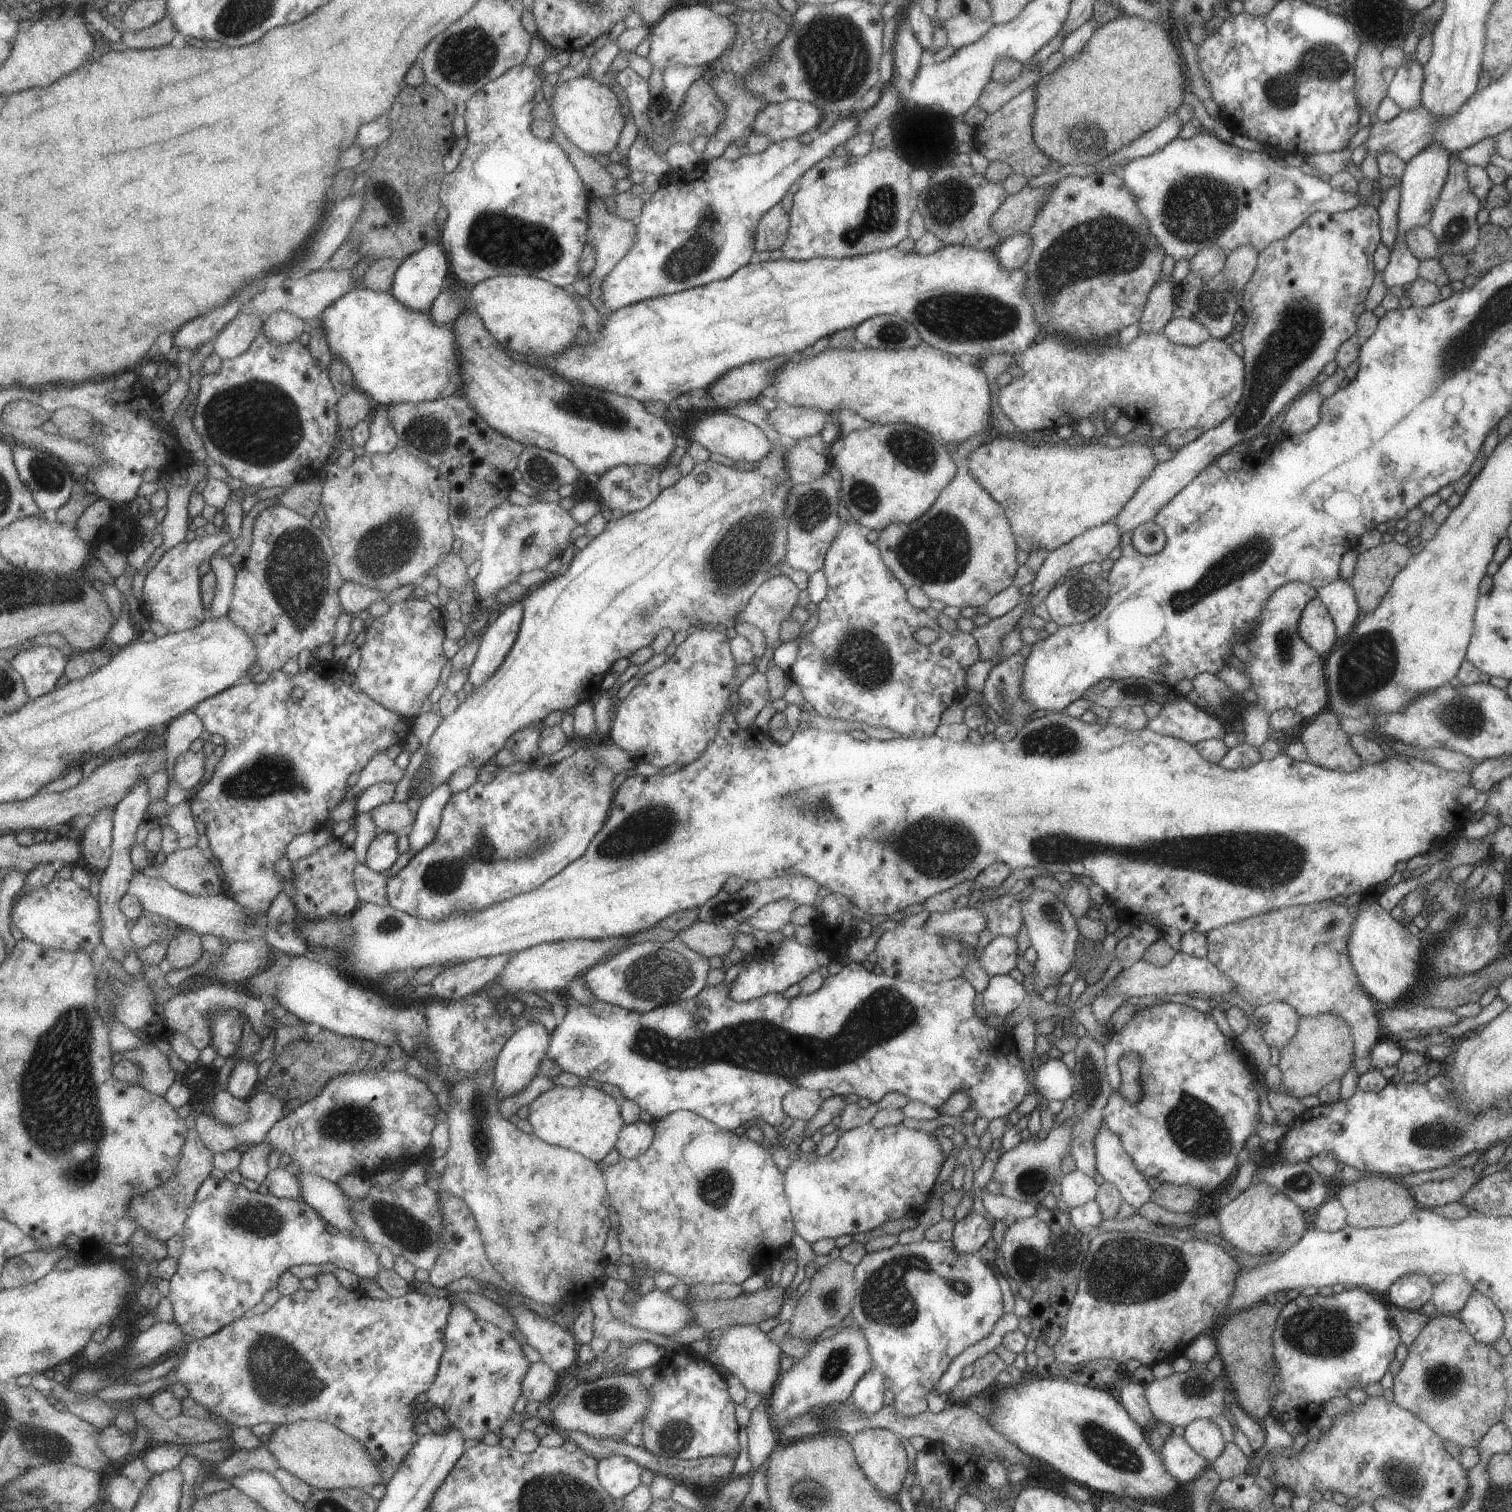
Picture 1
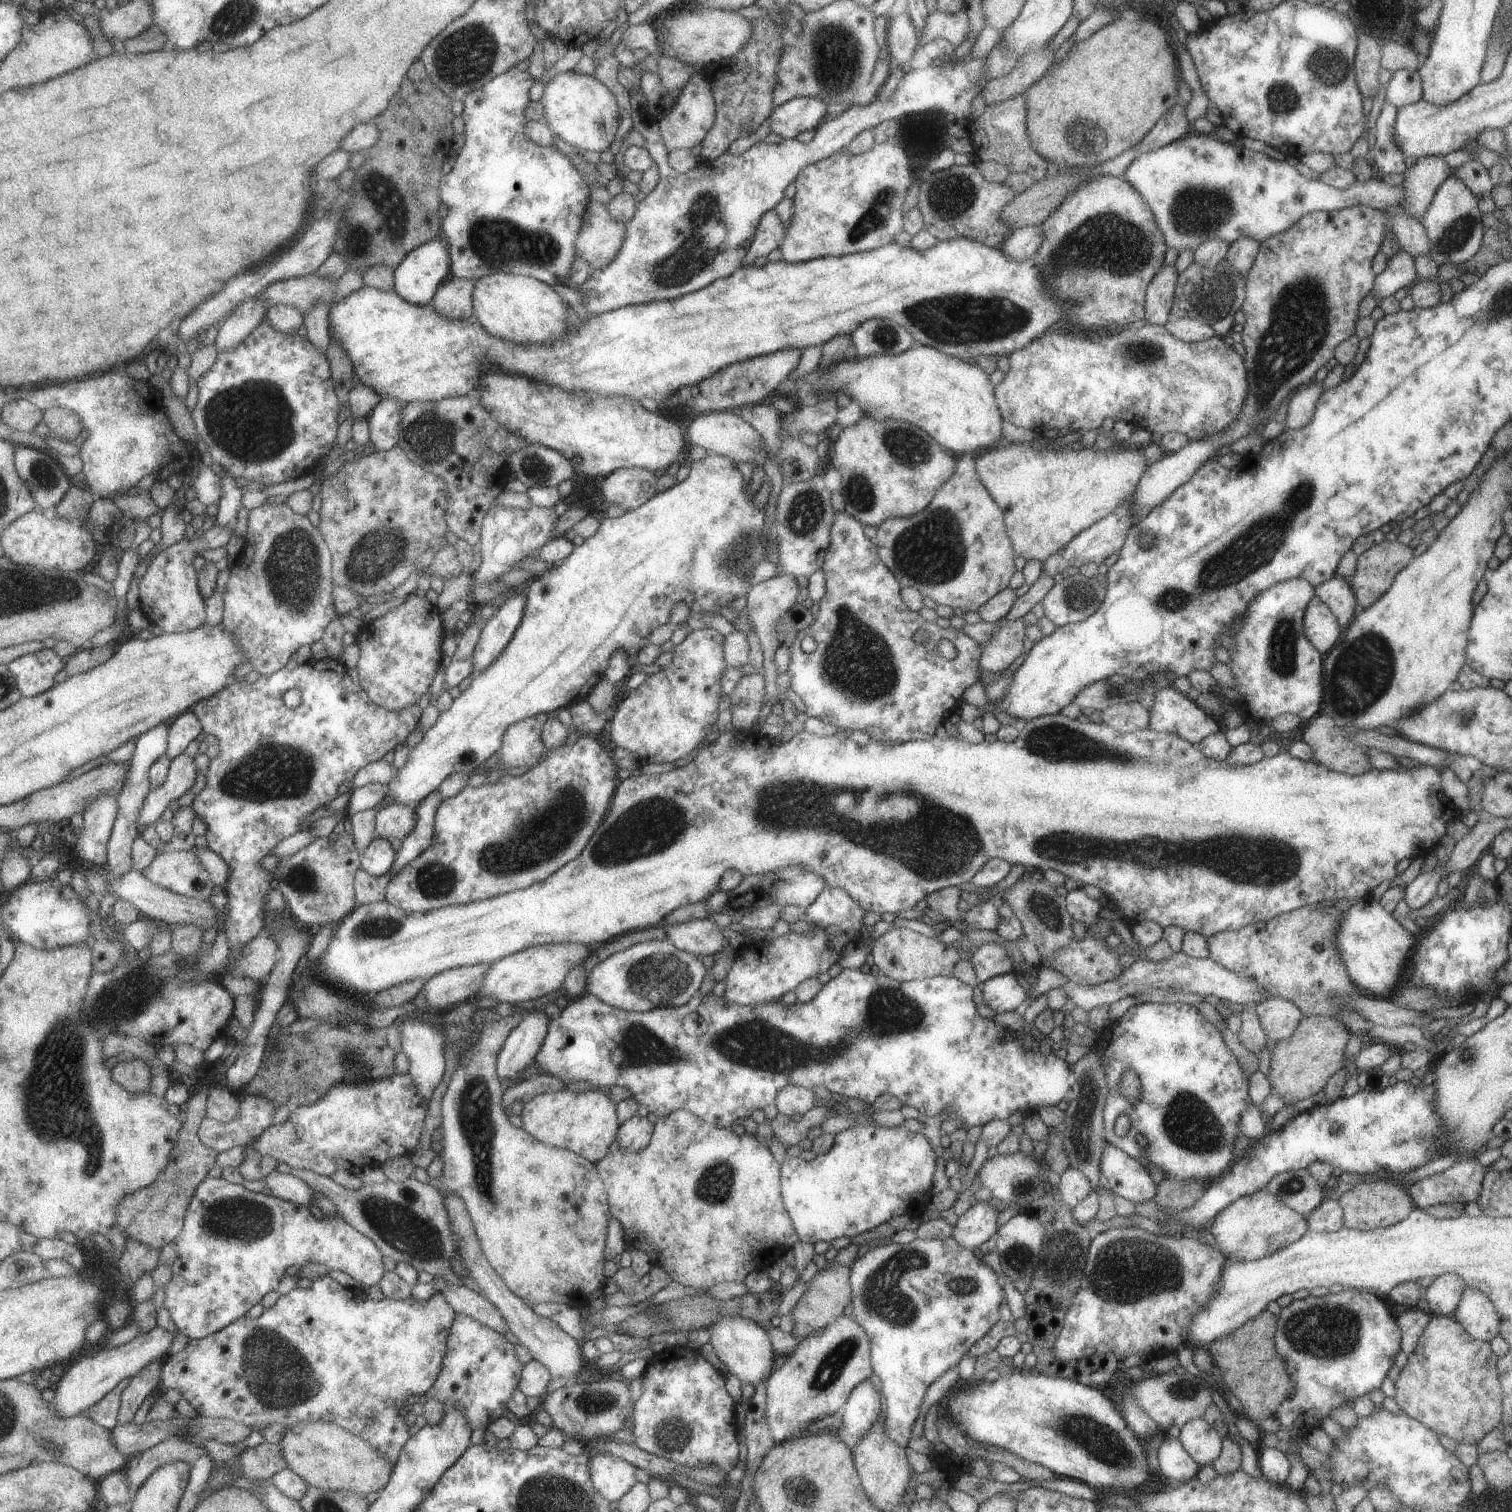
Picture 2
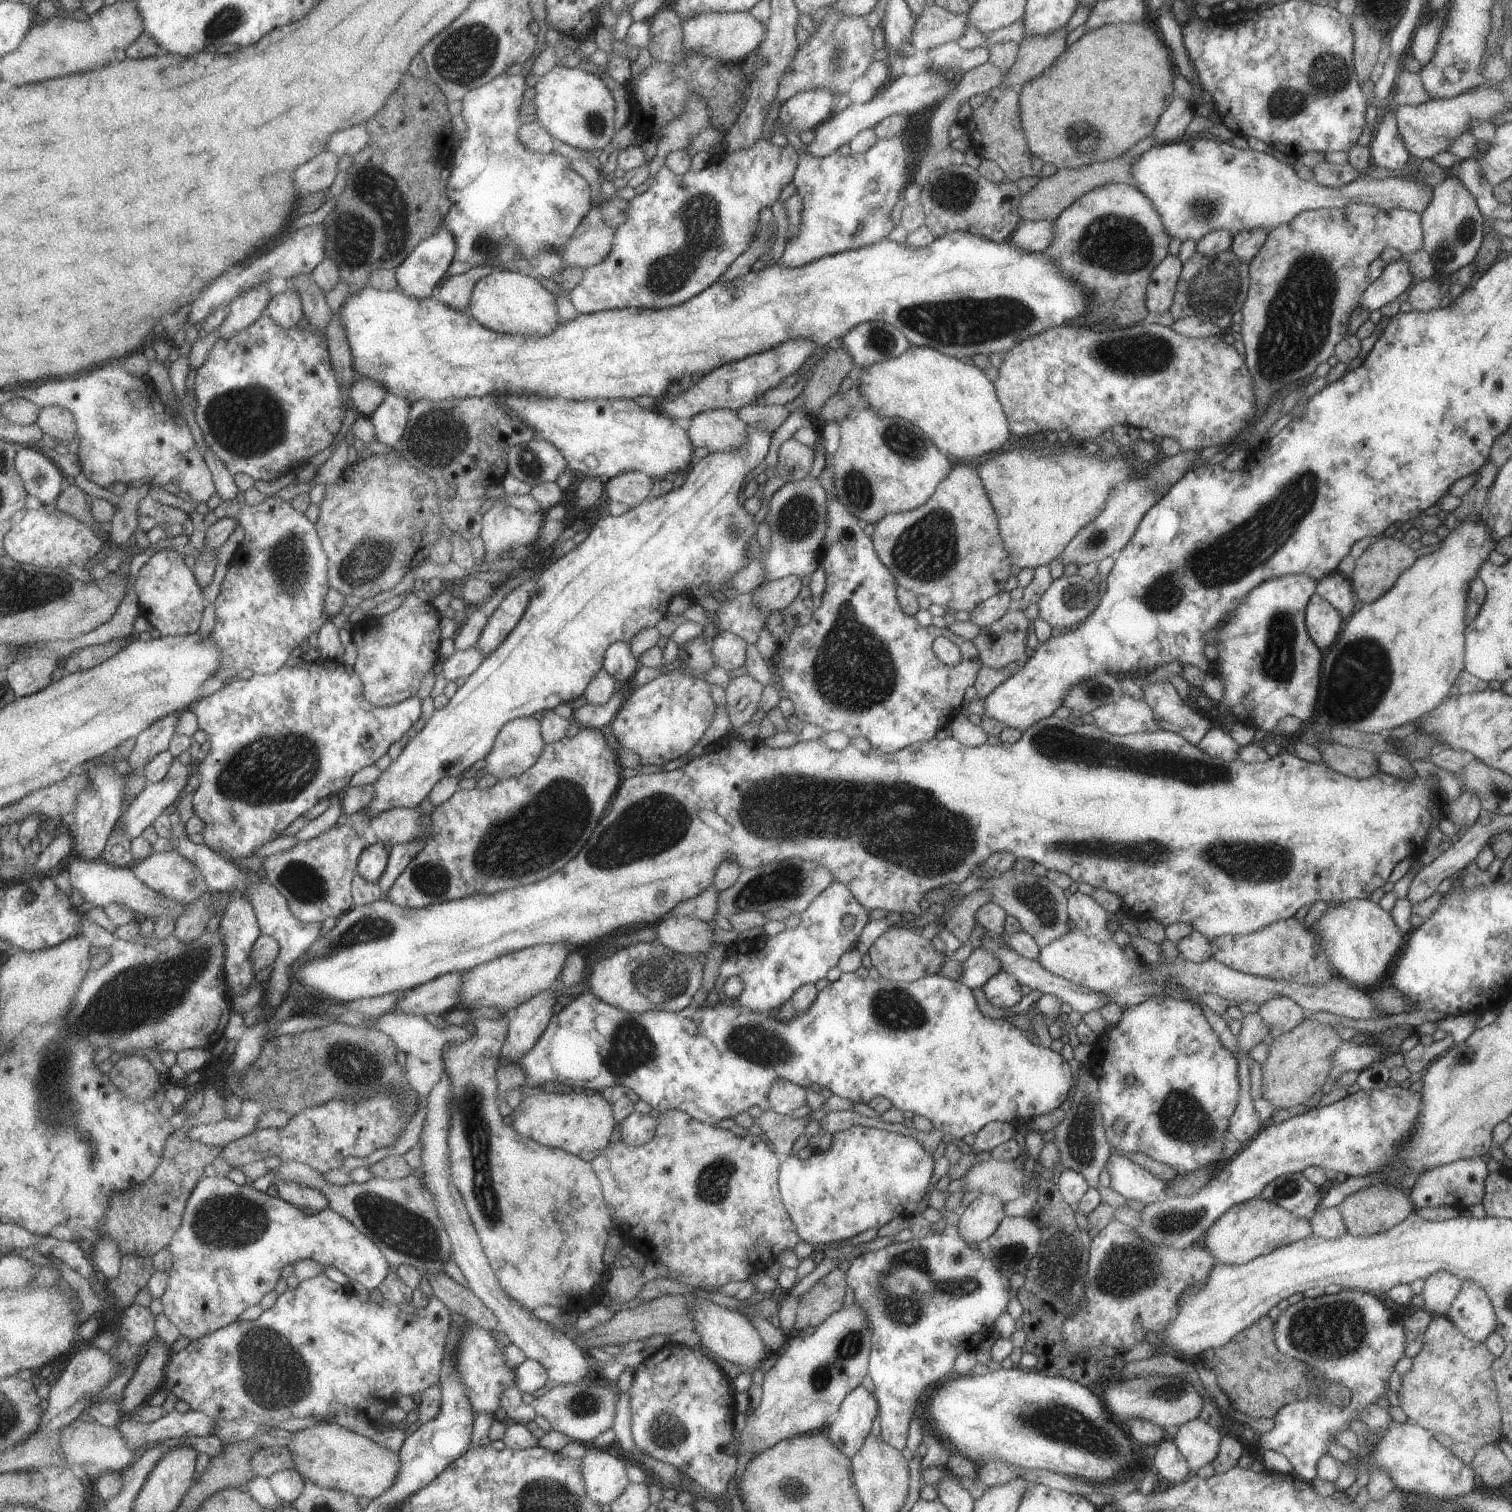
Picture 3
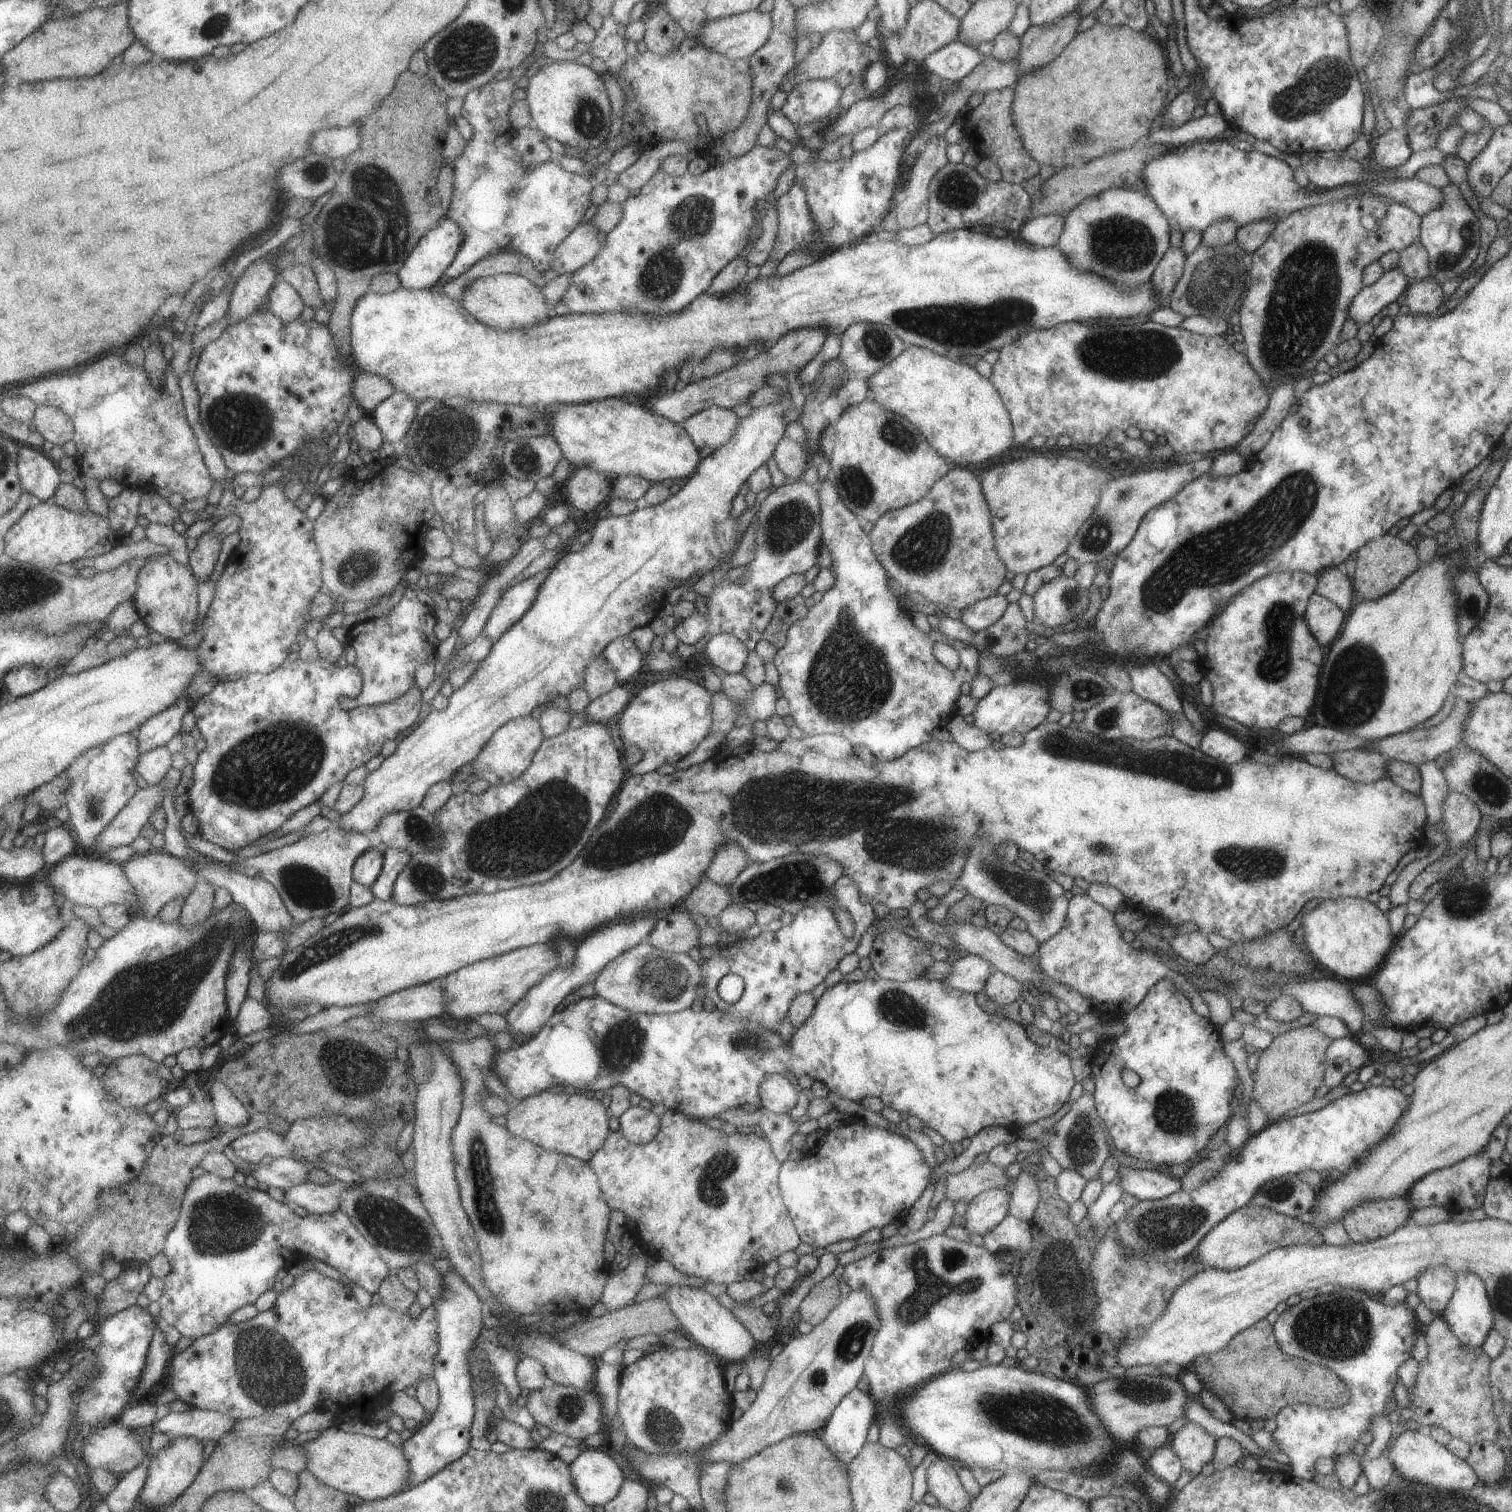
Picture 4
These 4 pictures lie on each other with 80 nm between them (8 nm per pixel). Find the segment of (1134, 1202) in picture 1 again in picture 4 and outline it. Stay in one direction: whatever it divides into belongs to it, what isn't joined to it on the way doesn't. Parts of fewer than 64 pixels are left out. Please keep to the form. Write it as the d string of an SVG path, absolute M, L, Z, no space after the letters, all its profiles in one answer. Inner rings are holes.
M1119 1167L1121 1190L1134 1196L1138 1201L1153 1201L1166 1198L1181 1190L1179 1178L1172 1174L1158 1172L1157 1169Z

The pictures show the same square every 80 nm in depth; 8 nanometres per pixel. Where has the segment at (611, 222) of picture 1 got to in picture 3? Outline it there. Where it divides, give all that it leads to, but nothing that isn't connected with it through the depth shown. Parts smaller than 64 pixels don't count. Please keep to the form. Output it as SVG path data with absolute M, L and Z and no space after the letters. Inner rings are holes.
M595 203L569 236L568 245L561 254L563 268L577 266L585 269L599 264L611 250L613 232L614 228L603 224L599 203Z

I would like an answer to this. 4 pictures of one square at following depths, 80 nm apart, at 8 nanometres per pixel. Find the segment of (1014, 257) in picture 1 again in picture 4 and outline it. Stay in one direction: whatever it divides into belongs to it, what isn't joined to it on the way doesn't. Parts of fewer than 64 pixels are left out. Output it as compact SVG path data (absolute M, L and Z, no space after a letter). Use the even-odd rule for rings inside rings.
M1049 214L1028 219L1018 232L1020 237L1027 244L1035 246L1056 246L1063 230L1063 218L1061 214Z

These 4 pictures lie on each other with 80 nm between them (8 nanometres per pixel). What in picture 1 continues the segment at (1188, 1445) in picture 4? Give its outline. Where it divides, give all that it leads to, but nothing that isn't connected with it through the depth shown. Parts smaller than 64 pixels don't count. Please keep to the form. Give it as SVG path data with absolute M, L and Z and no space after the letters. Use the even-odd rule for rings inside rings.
M1195 1419L1184 1427L1182 1436L1190 1447L1208 1463L1217 1458L1224 1449L1221 1430L1211 1419Z

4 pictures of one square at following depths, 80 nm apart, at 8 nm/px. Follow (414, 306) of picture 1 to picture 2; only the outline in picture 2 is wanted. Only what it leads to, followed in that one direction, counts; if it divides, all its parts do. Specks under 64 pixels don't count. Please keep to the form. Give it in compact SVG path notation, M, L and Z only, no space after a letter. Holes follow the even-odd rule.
M441 237L434 241L426 242L419 248L411 251L406 259L396 269L395 292L414 305L431 305L441 284L451 274L451 255L448 240Z

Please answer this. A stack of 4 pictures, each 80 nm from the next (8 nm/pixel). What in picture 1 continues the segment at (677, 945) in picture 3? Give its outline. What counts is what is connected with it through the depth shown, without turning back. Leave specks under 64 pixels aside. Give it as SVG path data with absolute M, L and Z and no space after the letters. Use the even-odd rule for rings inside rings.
M695 921L689 928L680 931L677 938L691 950L706 956L725 956L733 948L733 939L737 931L727 929L715 923Z

